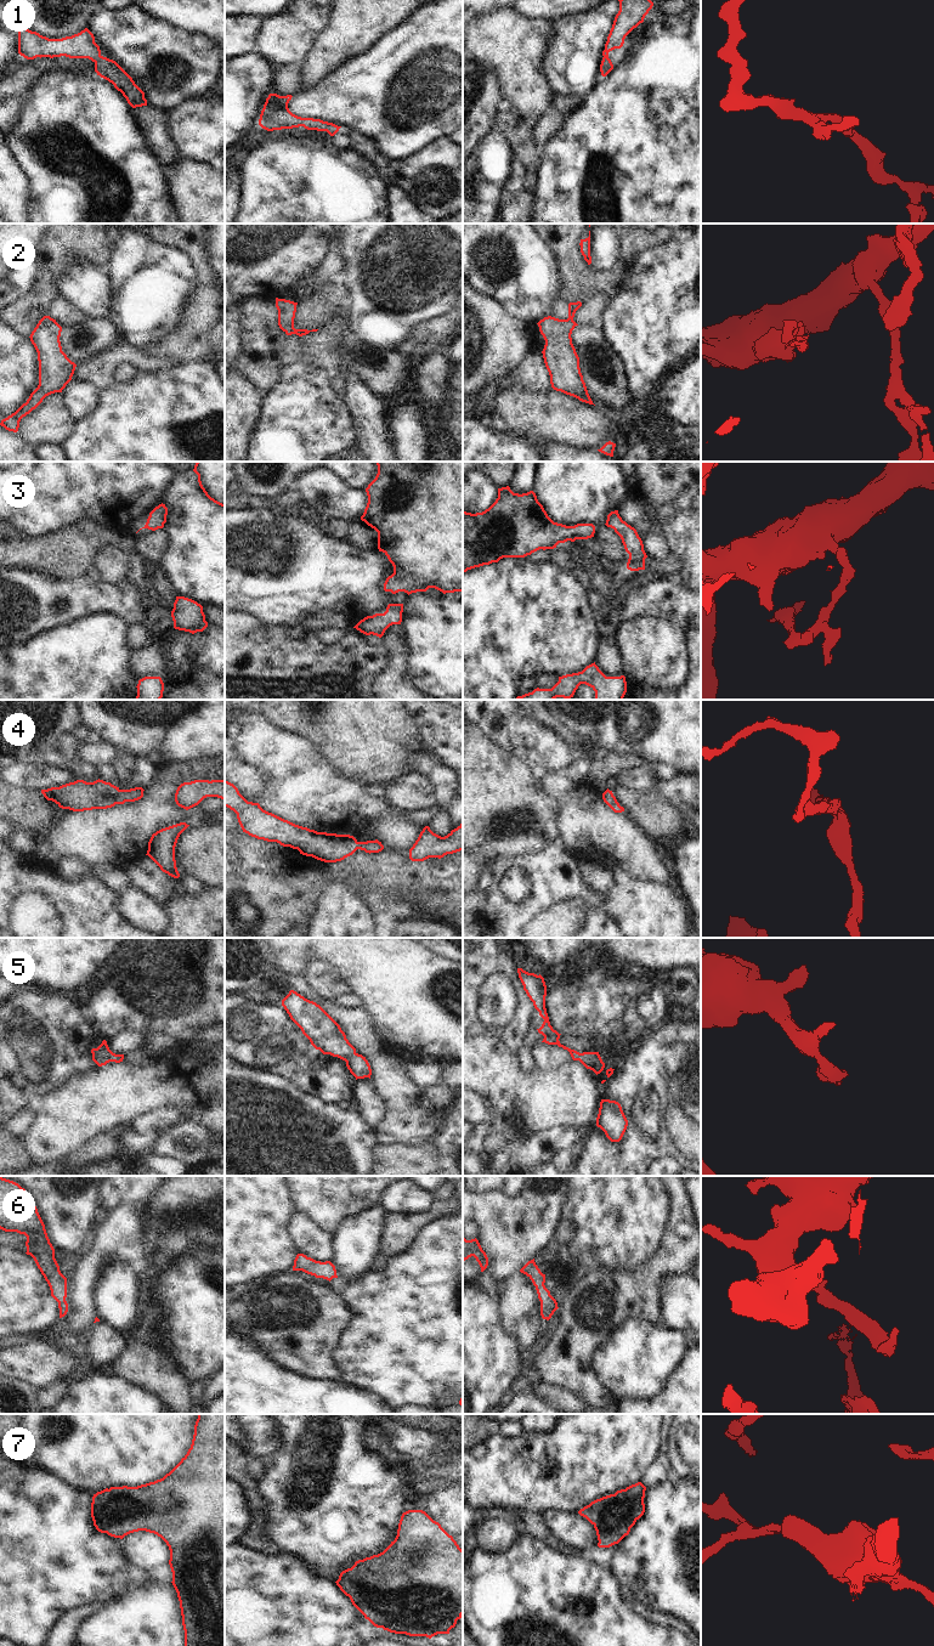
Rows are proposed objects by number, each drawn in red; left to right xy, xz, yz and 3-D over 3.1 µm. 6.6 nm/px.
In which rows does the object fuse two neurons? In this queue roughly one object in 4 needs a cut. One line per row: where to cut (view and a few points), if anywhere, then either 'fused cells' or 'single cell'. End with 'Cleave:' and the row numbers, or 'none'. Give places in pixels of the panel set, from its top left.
1: cut none; single cell
2: cut xz (293, 323), (294, 333); fused cells
3: cut none; single cell
4: cut none; single cell
5: cut none; single cell
6: cut none; single cell
7: cut none; single cell
Cleave: 2

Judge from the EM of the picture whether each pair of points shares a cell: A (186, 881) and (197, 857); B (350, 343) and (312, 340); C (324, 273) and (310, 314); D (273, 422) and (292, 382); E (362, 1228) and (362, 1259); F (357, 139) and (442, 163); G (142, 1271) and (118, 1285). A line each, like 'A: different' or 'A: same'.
A: different
B: same
C: different
D: same
E: same
F: same
G: different

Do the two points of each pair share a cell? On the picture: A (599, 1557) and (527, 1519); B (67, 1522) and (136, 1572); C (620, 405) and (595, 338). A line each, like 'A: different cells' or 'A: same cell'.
A: same cell
B: different cells
C: same cell

